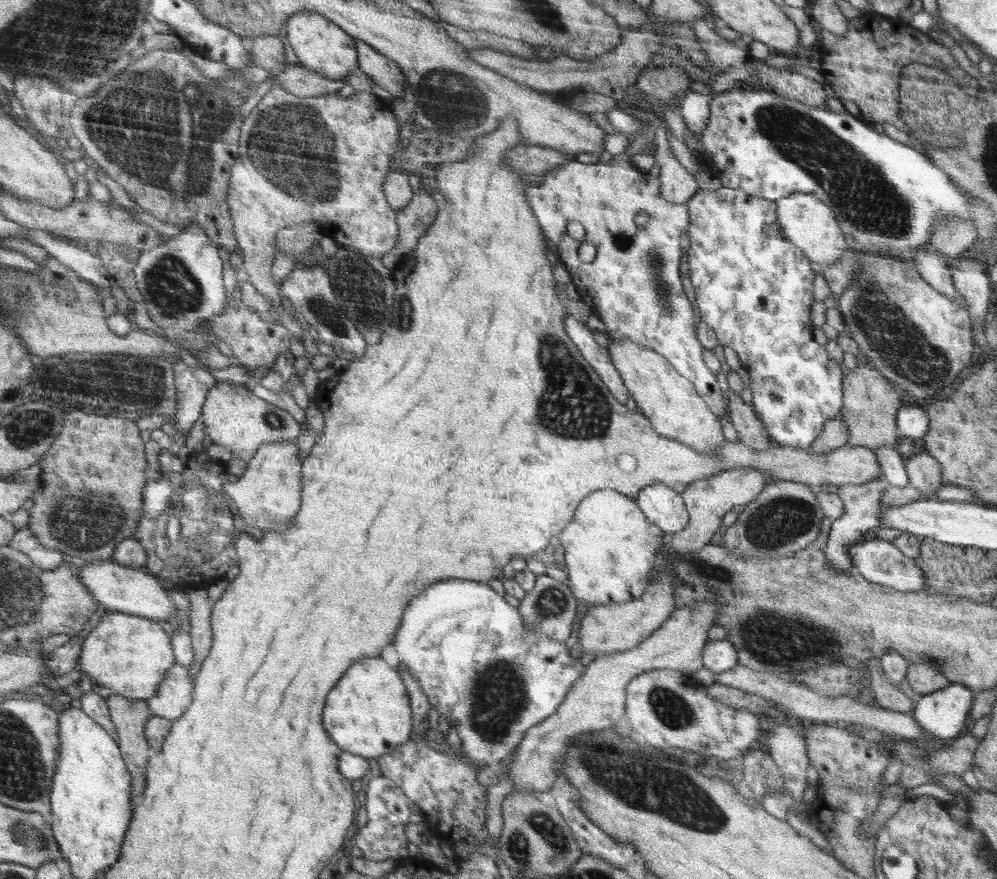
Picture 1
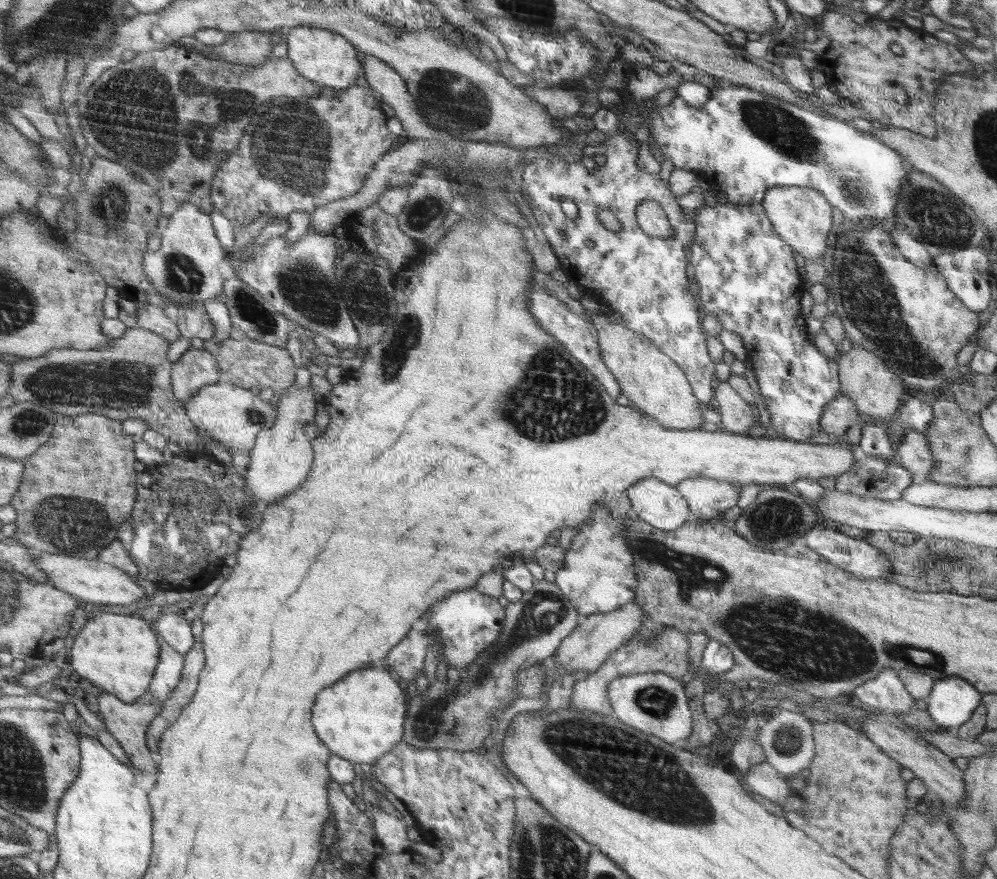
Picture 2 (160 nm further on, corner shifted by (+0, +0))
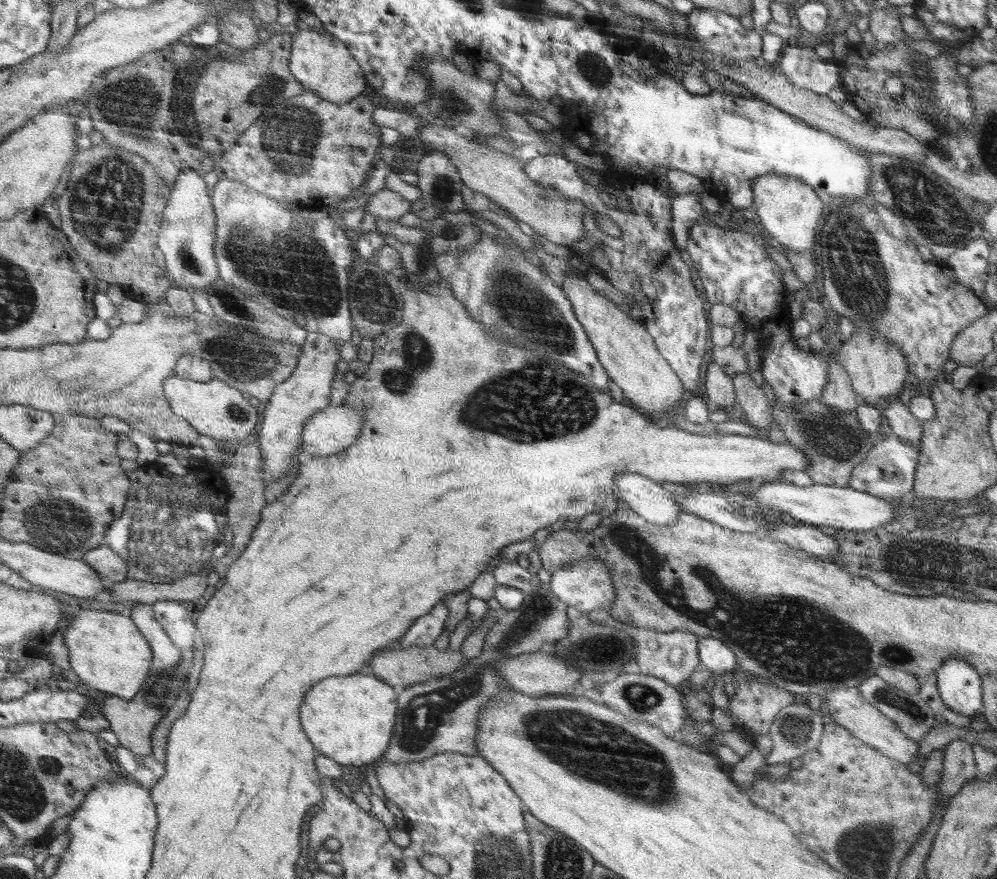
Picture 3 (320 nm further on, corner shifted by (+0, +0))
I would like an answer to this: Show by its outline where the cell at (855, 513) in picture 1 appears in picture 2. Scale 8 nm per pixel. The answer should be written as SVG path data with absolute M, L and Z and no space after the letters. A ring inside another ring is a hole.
M865 455L849 472L839 474L836 489L878 500L898 500L912 485L913 474L894 459Z

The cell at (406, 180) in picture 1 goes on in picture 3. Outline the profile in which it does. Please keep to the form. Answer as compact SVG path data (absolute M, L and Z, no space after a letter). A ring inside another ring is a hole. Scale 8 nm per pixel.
M382 189L372 195L372 199L364 210L370 212L378 220L398 221L405 214L410 213L411 201L390 189Z

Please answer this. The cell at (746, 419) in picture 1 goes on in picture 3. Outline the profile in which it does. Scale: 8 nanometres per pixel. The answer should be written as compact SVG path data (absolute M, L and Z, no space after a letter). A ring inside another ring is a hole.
M710 363L703 385L706 386L707 400L713 400L727 410L736 401L733 380L721 366L718 366L718 363Z

